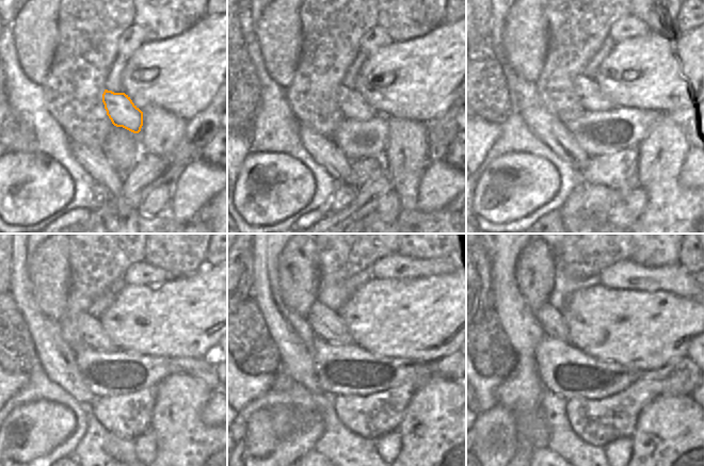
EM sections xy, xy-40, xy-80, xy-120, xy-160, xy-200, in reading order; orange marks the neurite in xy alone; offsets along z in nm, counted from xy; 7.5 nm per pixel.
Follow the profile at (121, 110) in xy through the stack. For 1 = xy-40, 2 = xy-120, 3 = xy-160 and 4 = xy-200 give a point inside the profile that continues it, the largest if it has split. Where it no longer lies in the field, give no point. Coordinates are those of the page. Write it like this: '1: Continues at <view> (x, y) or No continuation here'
1: Continues at xy-40 (352, 103)
2: Continues at xy-120 (93, 334)
3: Continues at xy-160 (323, 322)
4: Continues at xy-200 (550, 319).

